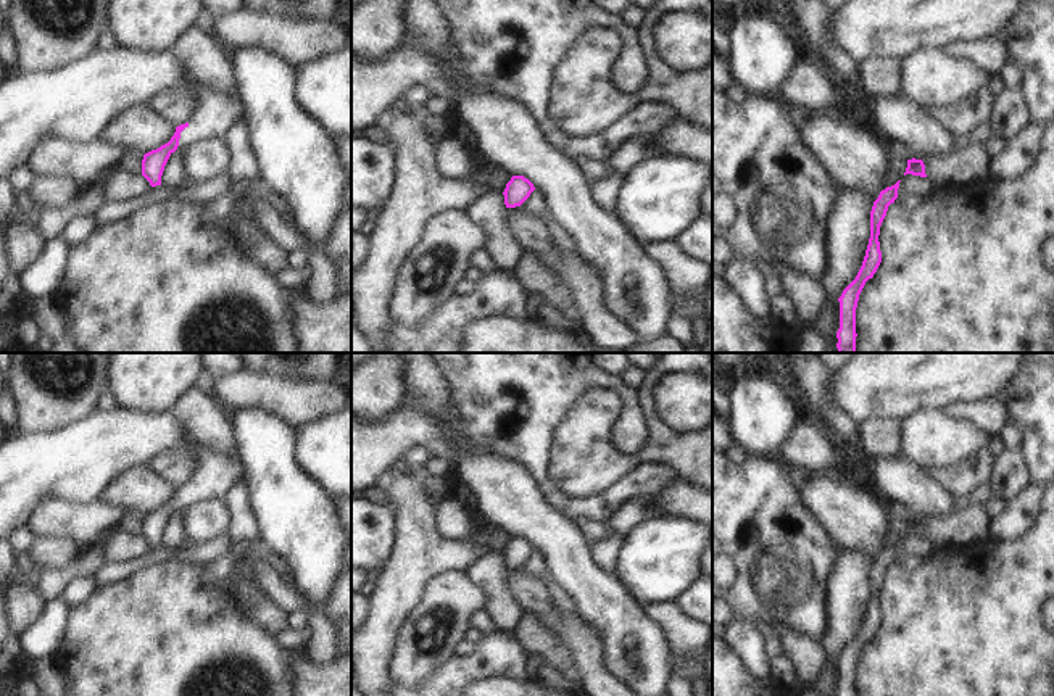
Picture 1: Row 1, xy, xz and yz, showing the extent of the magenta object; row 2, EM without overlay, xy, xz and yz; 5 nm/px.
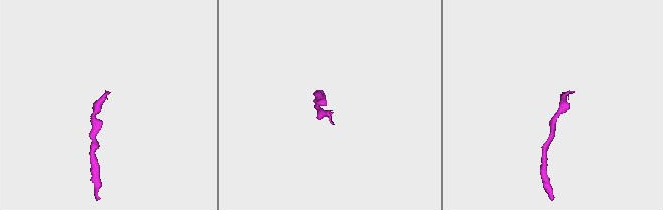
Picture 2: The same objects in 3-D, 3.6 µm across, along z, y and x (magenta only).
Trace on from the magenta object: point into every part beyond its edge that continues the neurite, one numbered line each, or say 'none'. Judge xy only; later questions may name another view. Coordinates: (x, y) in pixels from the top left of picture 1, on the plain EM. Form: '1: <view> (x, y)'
1: xy (218, 474)

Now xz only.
none

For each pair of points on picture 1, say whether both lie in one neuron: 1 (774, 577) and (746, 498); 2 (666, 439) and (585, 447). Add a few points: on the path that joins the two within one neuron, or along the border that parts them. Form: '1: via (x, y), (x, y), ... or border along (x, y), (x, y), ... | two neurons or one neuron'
1: via (774, 558), (774, 542), (755, 517) | one neuron
2: via (647, 456), (639, 459), (605, 459) | one neuron

